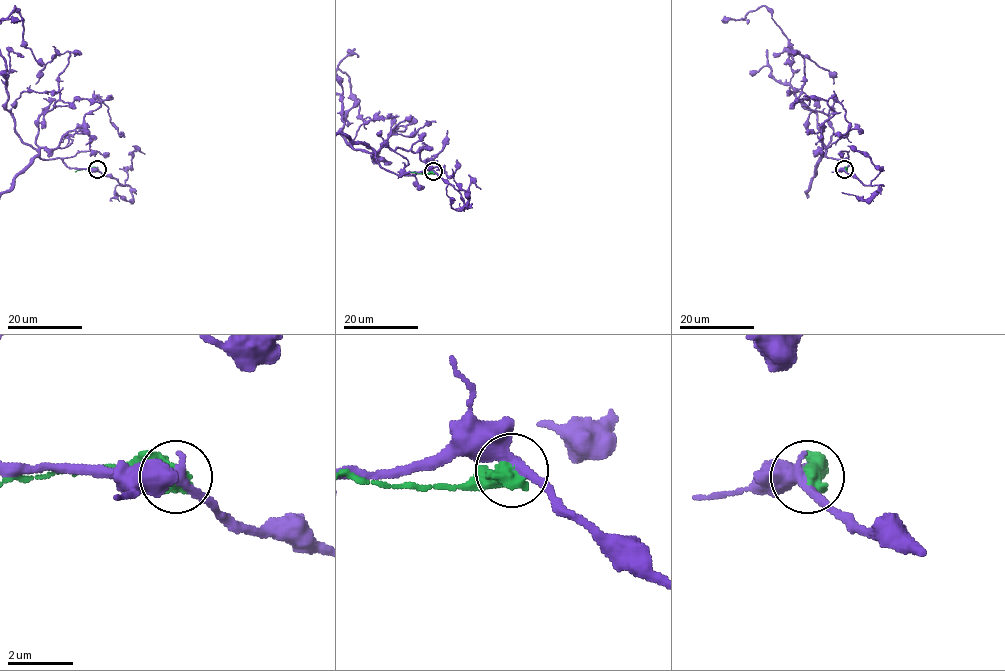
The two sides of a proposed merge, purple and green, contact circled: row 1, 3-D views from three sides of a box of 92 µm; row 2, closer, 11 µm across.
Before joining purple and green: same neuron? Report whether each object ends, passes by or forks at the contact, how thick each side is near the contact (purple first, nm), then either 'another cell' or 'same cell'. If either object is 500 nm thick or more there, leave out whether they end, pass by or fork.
420 nm thick on the purple side, 650 nm on the other; another cell

